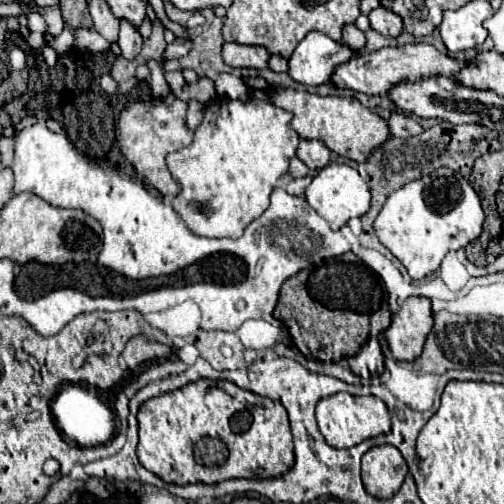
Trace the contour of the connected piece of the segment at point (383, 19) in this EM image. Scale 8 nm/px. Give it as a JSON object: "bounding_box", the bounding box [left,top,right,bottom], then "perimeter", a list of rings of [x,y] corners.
{"bounding_box":[370,6,404,38],"perimeter":[[[378,6],[376,10],[370,12],[370,26],[384,34],[384,36],[392,36],[392,38],[398,38],[402,32],[404,32],[404,24],[402,24],[402,18],[398,14],[394,14],[392,10],[386,10],[382,6]]]}

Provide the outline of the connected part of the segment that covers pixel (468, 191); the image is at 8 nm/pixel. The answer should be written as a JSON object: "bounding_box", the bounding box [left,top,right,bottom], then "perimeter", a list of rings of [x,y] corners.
{"bounding_box":[374,168,484,280],"perimeter":[[[442,168],[430,176],[408,182],[382,206],[374,230],[378,240],[404,264],[412,280],[434,274],[446,252],[460,250],[482,234],[484,210],[480,196],[462,176]]]}

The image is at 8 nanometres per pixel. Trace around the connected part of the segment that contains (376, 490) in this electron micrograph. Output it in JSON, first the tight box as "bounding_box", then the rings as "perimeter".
{"bounding_box":[362,446,408,498],"perimeter":[[[376,446],[362,456],[362,482],[374,498],[392,498],[406,474],[408,466],[394,446]]]}

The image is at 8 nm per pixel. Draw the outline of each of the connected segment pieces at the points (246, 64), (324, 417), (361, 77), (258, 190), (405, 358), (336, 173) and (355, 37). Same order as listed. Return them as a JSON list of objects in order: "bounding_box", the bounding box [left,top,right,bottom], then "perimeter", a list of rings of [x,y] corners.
[{"bounding_box":[223,42,270,68],"perimeter":[[[225,42],[223,45],[223,60],[233,68],[266,68],[268,56],[270,54],[264,46],[244,46],[234,42]]]},{"bounding_box":[316,394,392,448],"perimeter":[[[350,394],[326,396],[316,406],[316,422],[326,442],[334,448],[356,446],[368,438],[388,434],[392,428],[392,416],[386,404],[376,396],[350,396]]]},{"bounding_box":[330,44,464,96],"perimeter":[[[406,44],[406,46],[394,46],[394,48],[380,48],[376,52],[368,52],[362,56],[354,56],[354,60],[348,60],[346,64],[338,64],[334,68],[334,76],[330,78],[336,88],[350,88],[368,96],[384,96],[396,82],[400,80],[422,80],[428,76],[456,76],[464,62],[458,62],[450,56],[440,54],[430,44]]]},{"bounding_box":[166,100,300,238],"perimeter":[[[230,100],[206,106],[204,120],[194,130],[192,144],[166,156],[168,170],[180,186],[178,196],[172,200],[172,208],[190,228],[190,232],[206,238],[240,238],[244,228],[264,214],[264,210],[270,206],[272,190],[288,172],[288,162],[300,144],[290,120],[292,116],[286,110],[264,100],[250,100],[246,104]]]},{"bounding_box":[380,298,432,362],"perimeter":[[[408,298],[392,316],[390,328],[380,337],[382,352],[398,362],[412,362],[422,354],[424,340],[432,328],[430,300]]]},{"bounding_box":[306,164,370,230],"perimeter":[[[328,164],[318,172],[318,176],[306,188],[306,200],[322,218],[328,220],[332,230],[340,230],[350,218],[364,216],[368,212],[370,188],[354,168],[346,164]]]},{"bounding_box":[342,24,366,52],"perimeter":[[[354,24],[344,26],[344,30],[342,30],[342,40],[344,40],[344,44],[350,44],[350,48],[358,48],[358,52],[364,52],[364,46],[366,46],[364,32],[358,30]]]}]

